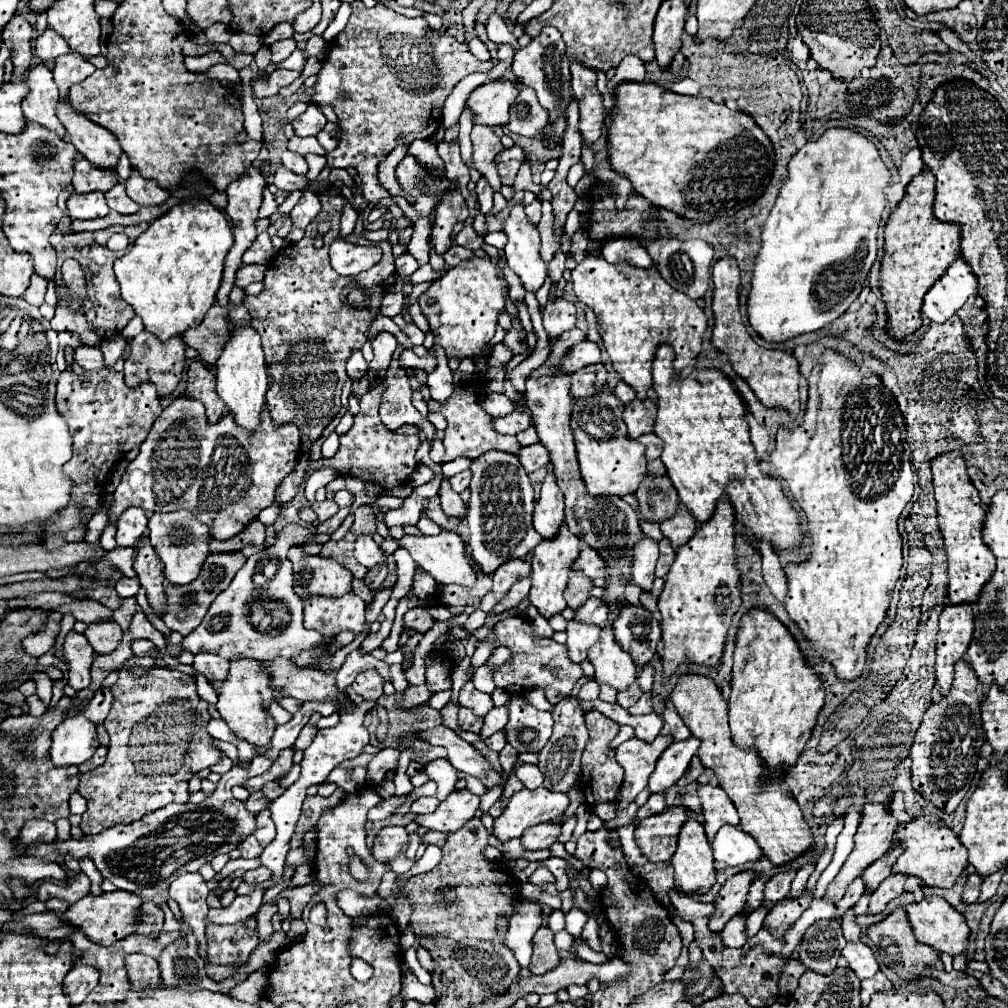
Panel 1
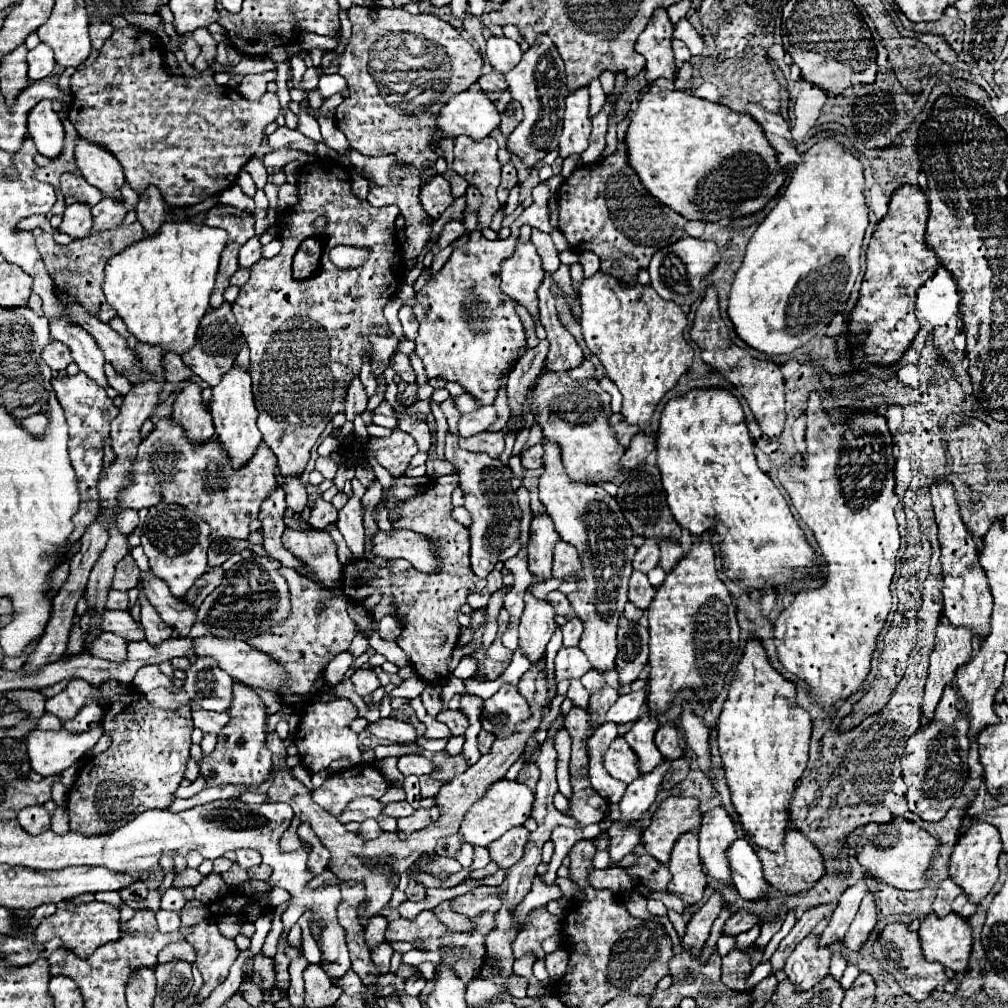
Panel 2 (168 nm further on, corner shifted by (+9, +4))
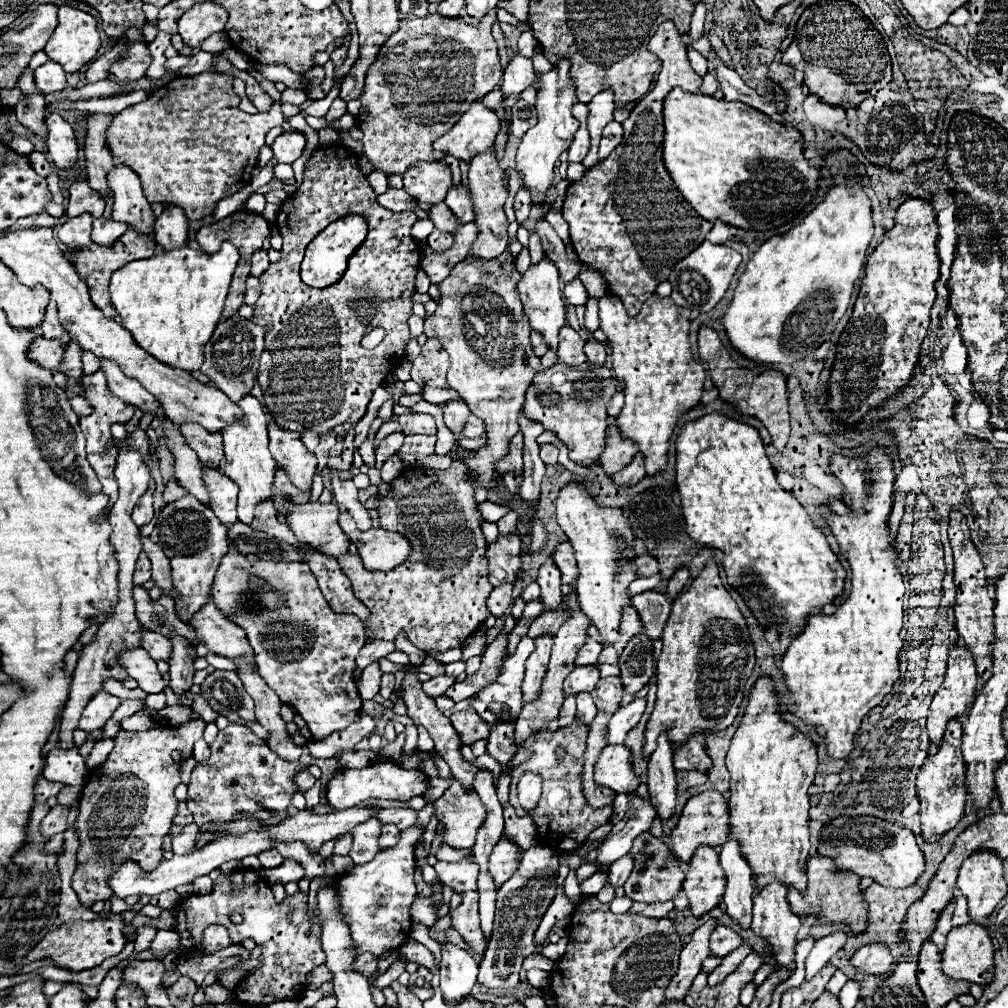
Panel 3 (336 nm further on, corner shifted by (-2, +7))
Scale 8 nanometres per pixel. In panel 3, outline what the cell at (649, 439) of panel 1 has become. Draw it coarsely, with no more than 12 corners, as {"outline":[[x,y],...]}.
{"outline":[[644,456],[632,462],[612,476],[622,486],[632,486],[646,476]]}

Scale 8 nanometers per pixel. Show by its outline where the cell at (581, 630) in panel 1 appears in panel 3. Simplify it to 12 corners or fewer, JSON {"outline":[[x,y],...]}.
{"outline":[[574,666],[564,680],[566,694],[590,692],[600,680],[598,666]]}

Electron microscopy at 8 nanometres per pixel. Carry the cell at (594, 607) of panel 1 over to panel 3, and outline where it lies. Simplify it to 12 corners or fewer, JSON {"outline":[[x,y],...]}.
{"outline":[[588,636],[576,664],[596,664],[602,644]]}

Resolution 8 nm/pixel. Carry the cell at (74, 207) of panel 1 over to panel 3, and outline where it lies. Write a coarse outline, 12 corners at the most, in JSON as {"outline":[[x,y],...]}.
{"outline":[[92,214],[68,218],[58,240],[68,250],[92,244]]}

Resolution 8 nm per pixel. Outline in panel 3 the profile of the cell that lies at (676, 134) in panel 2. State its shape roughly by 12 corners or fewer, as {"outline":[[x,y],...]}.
{"outline":[[674,88],[664,168],[704,220],[768,230],[818,186],[802,134]]}

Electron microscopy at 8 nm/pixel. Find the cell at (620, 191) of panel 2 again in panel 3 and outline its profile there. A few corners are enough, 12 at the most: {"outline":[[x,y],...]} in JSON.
{"outline":[[672,20],[624,142],[568,186],[584,264],[640,312],[712,228],[662,164],[662,100],[698,92]]}

